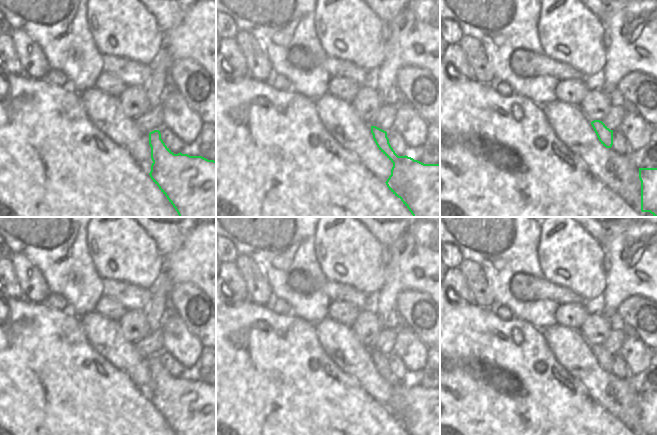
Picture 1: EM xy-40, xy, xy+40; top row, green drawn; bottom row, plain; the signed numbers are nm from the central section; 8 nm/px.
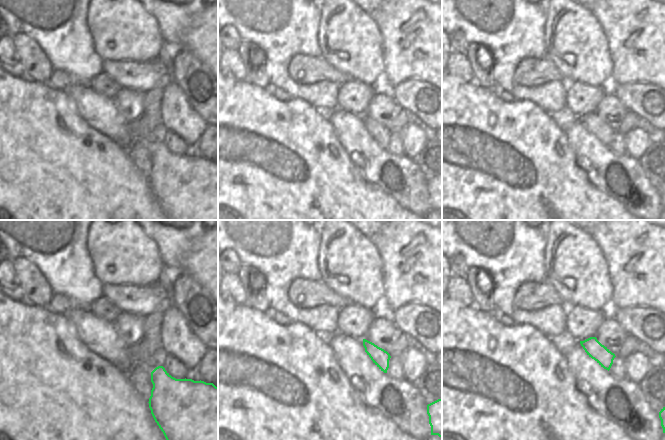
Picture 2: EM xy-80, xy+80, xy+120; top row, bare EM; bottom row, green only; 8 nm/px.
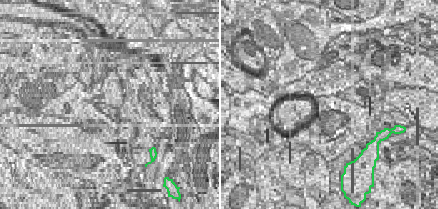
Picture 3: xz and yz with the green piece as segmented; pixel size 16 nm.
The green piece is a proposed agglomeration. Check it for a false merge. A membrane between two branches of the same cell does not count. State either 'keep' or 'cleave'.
keep

